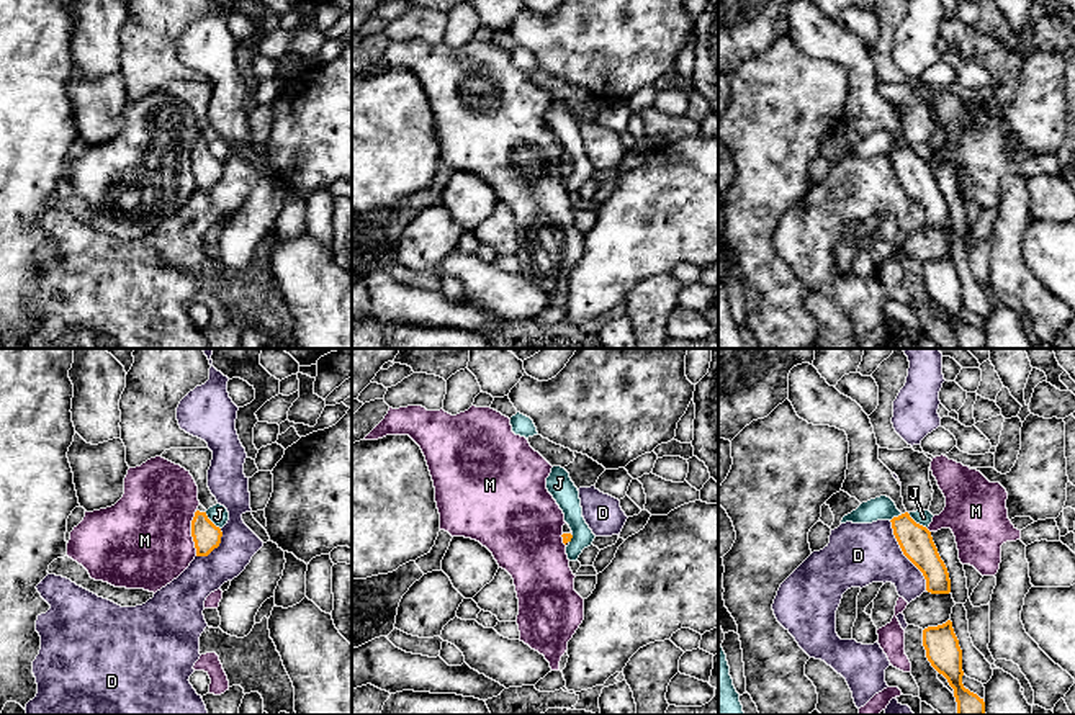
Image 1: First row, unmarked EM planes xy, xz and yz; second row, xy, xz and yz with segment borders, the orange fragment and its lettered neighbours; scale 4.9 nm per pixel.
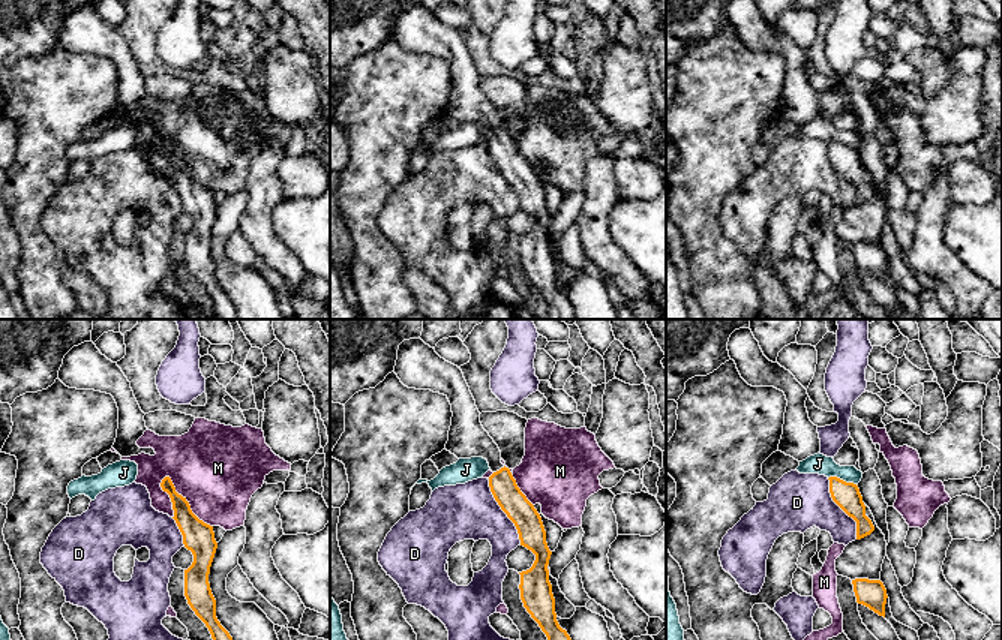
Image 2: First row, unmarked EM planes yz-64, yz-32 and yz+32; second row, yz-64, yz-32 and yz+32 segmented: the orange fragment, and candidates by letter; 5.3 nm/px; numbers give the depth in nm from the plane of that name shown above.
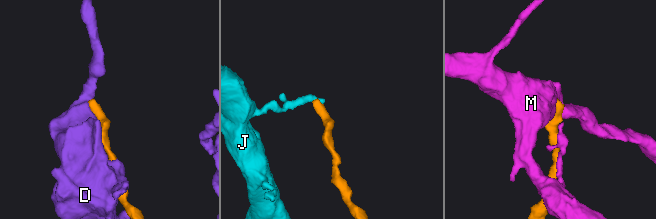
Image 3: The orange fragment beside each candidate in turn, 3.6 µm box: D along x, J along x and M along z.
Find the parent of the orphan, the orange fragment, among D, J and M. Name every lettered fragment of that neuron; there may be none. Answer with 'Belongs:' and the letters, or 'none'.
Belongs: none

